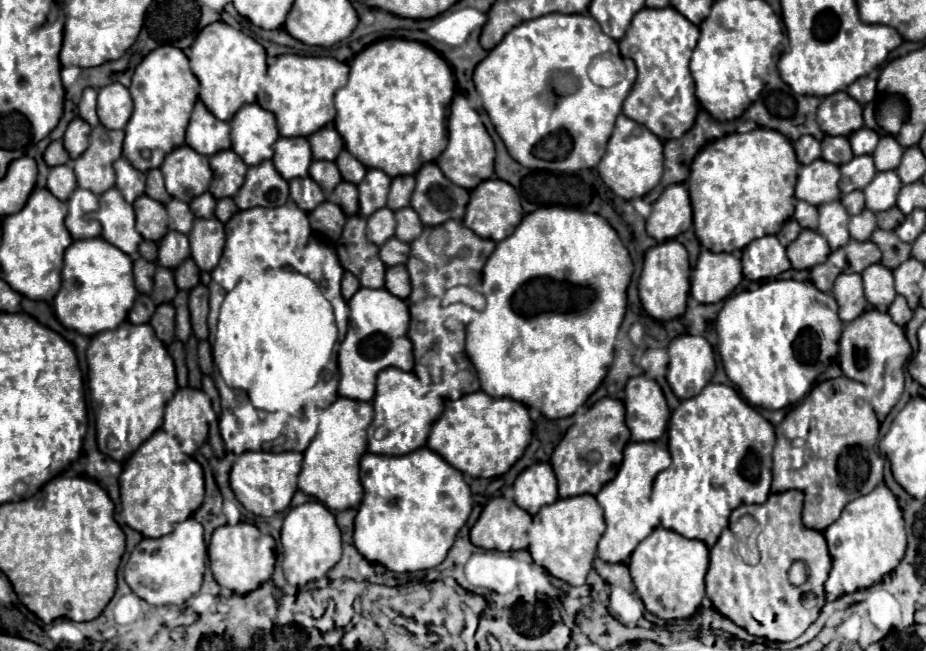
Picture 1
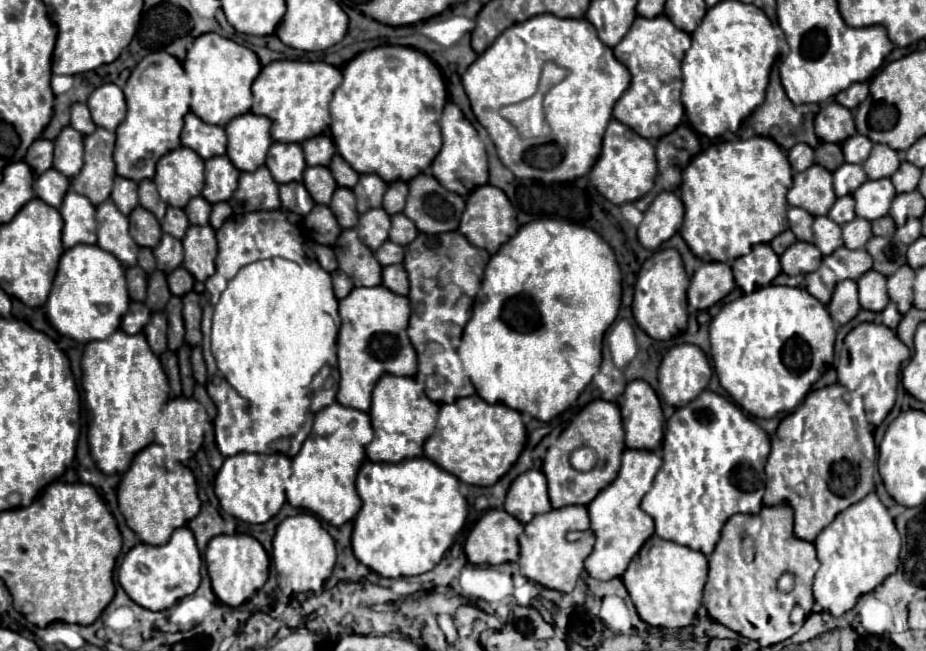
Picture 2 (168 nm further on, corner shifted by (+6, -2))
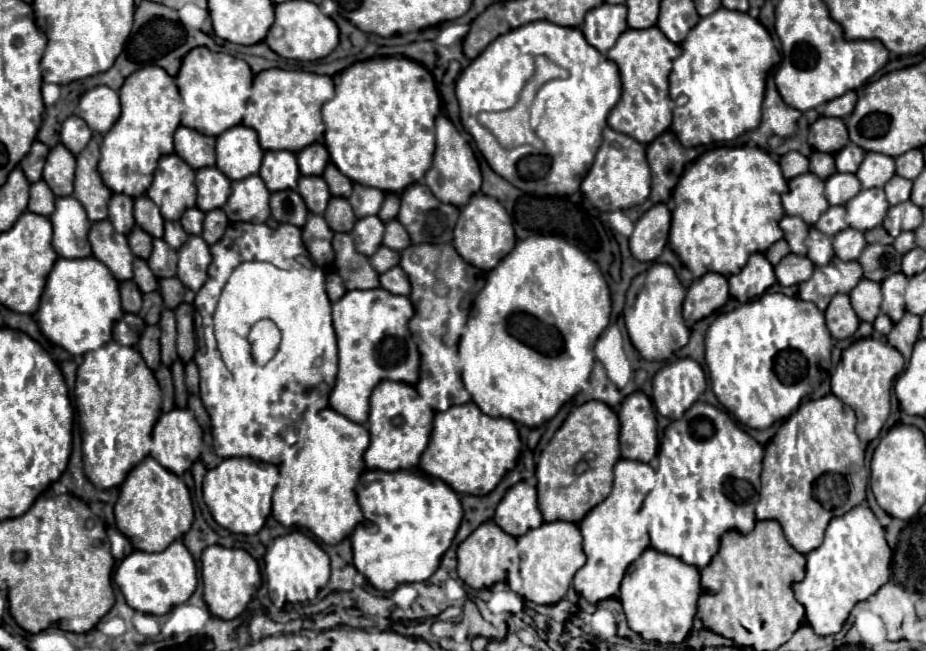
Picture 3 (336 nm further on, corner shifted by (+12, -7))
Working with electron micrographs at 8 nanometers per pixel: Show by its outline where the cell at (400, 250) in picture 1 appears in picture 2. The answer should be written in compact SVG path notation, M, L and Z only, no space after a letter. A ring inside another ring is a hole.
M386 240L376 252L374 252L376 260L382 266L392 266L392 264L400 264L404 260L404 248L400 244L394 244L390 240Z

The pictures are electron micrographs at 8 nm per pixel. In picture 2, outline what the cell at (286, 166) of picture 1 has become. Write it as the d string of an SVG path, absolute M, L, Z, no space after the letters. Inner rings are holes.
M274 142L270 146L270 154L266 158L266 168L274 174L274 180L278 184L300 182L302 180L302 172L306 168L300 144Z

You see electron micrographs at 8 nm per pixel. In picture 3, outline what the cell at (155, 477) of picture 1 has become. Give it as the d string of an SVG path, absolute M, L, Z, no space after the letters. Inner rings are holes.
M146 457L128 473L126 481L120 487L120 497L116 501L114 513L118 531L130 539L134 549L146 553L164 551L172 541L182 539L194 519L190 491L184 481L172 471L164 469L152 457Z

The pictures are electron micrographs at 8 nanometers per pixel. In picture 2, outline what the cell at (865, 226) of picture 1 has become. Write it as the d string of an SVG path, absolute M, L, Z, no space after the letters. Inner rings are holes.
M854 218L852 222L842 226L842 238L844 238L844 246L850 250L864 248L864 244L872 238L870 222L864 218Z

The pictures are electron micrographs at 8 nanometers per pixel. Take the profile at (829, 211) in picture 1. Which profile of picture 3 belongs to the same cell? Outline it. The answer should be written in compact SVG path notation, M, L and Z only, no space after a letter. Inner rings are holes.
M810 227L806 247L808 247L808 259L812 259L812 263L818 267L822 267L824 263L828 263L828 259L834 257L832 239L828 235L820 233L816 227Z

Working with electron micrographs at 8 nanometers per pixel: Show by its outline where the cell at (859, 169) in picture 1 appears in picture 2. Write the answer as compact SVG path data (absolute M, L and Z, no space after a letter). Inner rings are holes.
M842 164L838 170L834 170L834 192L838 198L852 194L866 180L866 172L860 164Z

